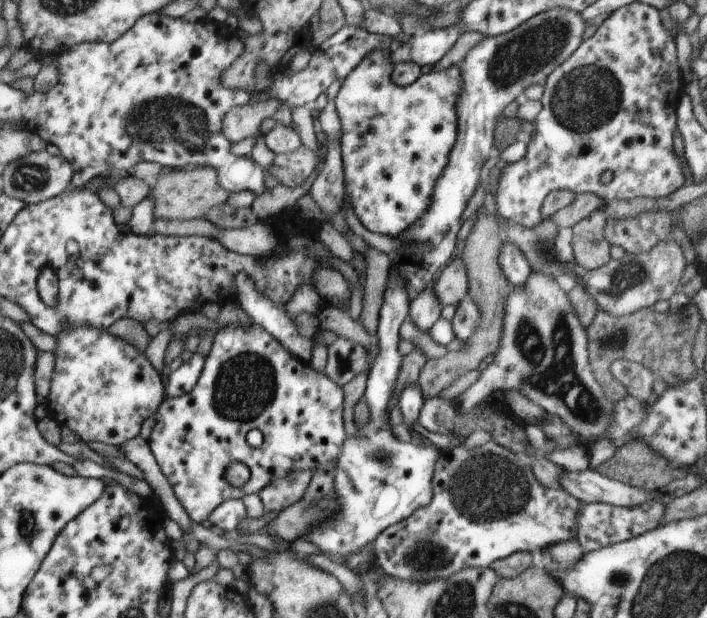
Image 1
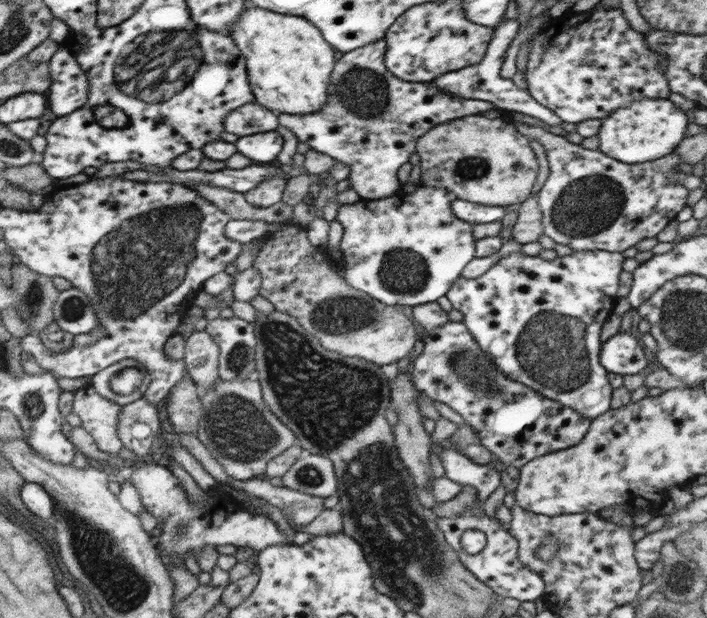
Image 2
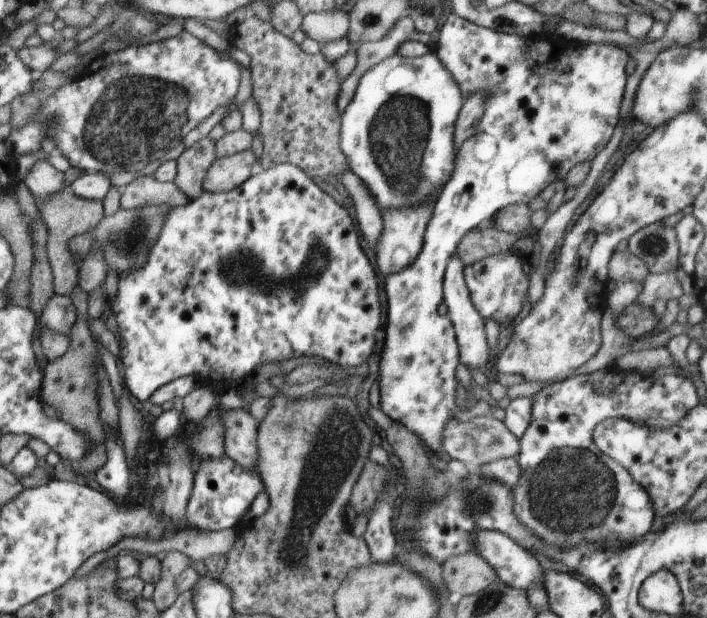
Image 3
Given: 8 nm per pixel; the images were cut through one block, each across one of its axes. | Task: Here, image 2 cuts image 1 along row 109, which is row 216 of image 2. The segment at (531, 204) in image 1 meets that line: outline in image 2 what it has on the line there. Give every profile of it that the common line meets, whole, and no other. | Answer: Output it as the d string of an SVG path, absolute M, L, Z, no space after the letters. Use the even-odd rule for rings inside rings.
M515 124L525 136L538 138L548 156L550 176L537 192L538 208L542 213L541 224L544 235L558 245L573 251L623 252L635 247L640 241L656 237L677 214L687 206L688 188L674 180L678 166L683 164L676 154L642 164L624 164L603 154L601 150L590 150L578 144L571 144L562 136L543 132L536 126Z

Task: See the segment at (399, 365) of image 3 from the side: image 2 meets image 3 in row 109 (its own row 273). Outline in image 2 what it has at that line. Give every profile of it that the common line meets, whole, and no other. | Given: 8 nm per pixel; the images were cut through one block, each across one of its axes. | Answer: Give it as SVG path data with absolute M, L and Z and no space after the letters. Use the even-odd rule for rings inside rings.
M604 250L573 251L553 260L528 256L516 252L500 258L482 276L464 277L451 286L445 294L453 308L463 314L463 323L474 336L482 352L504 374L550 400L573 408L591 421L611 408L613 388L609 384L607 370L598 357L602 348L602 326L613 314L617 303L620 273L623 271L624 254Z

